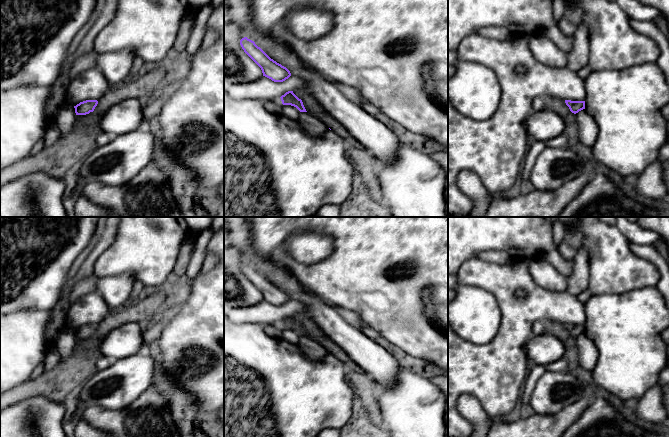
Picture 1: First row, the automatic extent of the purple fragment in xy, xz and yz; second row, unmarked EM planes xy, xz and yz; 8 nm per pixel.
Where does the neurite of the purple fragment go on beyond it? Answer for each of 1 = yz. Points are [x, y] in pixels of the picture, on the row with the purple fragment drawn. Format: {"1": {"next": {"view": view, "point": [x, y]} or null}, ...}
{"1": {"next": null}}

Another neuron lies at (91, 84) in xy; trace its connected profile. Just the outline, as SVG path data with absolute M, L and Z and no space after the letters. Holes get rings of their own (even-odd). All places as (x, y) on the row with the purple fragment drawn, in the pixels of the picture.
M91 68L70 81L66 91L66 105L76 106L86 100L99 100L110 88L99 68Z

